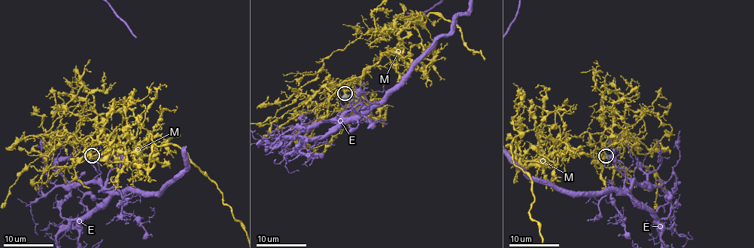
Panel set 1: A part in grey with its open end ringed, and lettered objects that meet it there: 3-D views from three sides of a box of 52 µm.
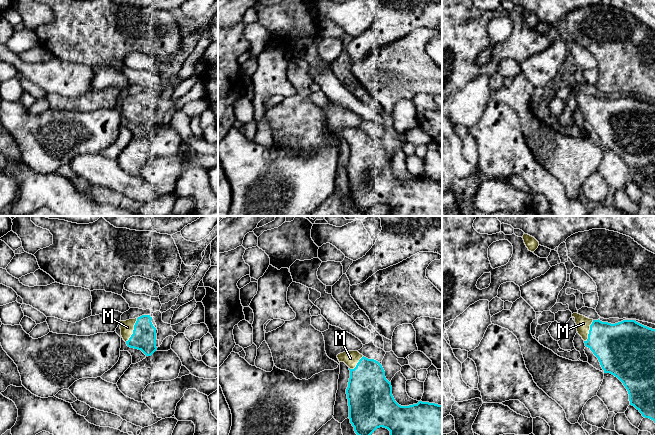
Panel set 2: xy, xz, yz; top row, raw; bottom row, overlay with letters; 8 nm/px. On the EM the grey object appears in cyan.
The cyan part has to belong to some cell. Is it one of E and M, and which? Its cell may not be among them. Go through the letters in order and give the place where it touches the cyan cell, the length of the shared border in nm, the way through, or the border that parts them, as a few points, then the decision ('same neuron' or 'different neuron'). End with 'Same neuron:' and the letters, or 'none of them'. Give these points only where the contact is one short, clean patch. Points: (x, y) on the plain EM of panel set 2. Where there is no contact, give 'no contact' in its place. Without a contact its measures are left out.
E: no contact; different neuron
M: contact xy (133, 106); length 220 nm; way xy (143, 114), (133, 106), (127, 103); same neuron
Same neuron: M

